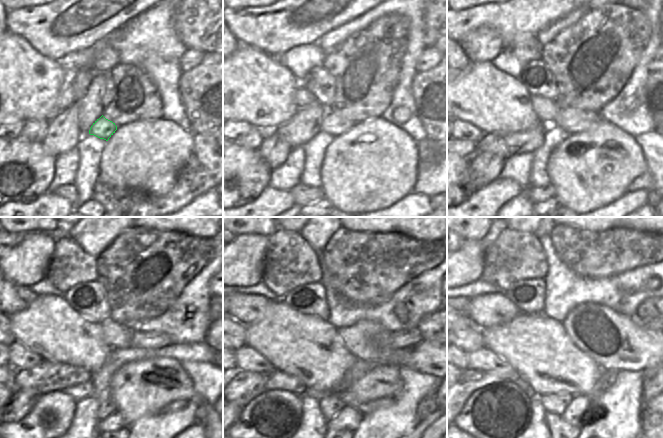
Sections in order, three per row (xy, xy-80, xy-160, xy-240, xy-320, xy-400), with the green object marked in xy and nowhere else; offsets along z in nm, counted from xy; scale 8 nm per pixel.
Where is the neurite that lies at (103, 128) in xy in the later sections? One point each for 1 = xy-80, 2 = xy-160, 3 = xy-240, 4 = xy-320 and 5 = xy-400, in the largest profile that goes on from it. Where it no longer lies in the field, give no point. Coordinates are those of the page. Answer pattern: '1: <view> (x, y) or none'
1: xy-80 (333, 124)
2: xy-160 (572, 120)
3: xy-240 (141, 339)
4: xy-320 (403, 339)
5: xy-400 (639, 321)

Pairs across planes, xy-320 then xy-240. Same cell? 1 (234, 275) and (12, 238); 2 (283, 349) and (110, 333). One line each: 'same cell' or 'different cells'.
1: different cells
2: different cells

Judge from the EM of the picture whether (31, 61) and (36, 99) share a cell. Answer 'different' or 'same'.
same

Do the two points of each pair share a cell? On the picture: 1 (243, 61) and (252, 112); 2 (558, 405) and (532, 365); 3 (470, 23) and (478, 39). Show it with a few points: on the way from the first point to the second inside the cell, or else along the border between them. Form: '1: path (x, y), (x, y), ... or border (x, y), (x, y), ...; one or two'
1: path (248, 74), (249, 84), (252, 87), (252, 99); one
2: border (541, 394), (569, 393), (573, 396); two
3: border (497, 32), (478, 27), (458, 42); two

